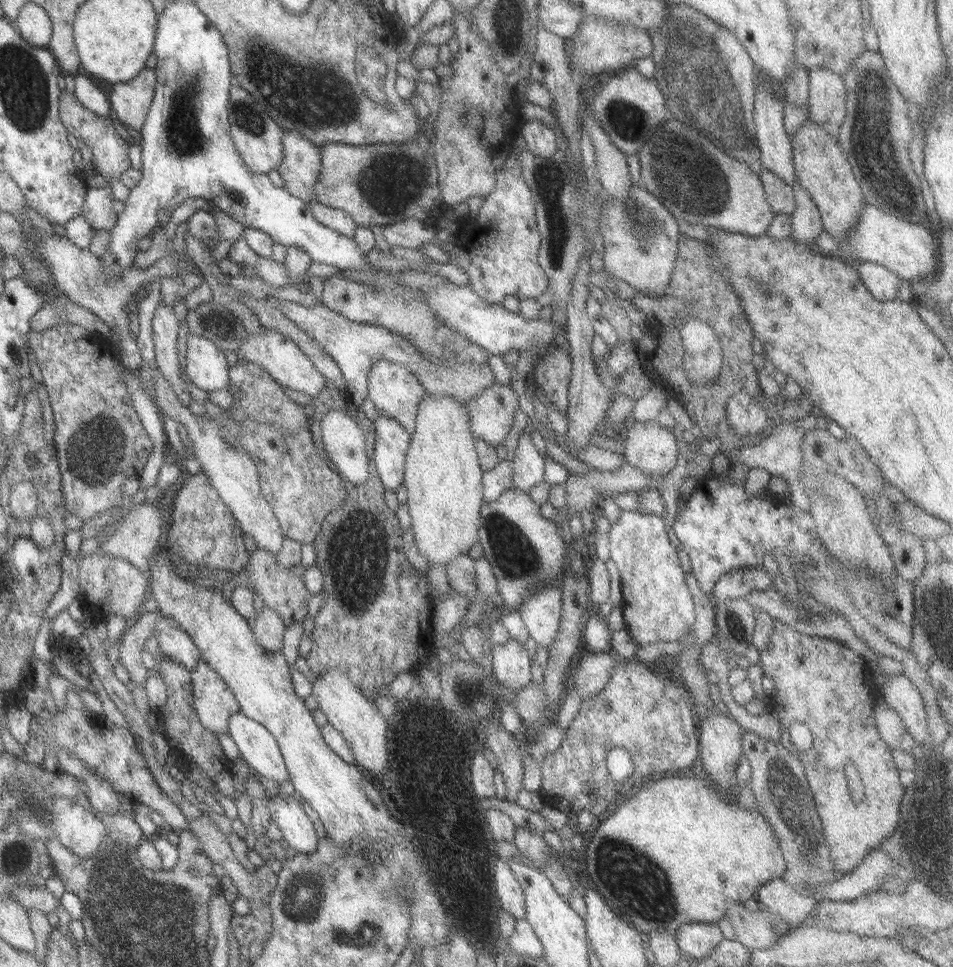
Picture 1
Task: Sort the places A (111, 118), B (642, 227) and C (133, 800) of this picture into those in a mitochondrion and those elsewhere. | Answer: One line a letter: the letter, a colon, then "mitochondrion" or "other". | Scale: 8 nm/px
A: other
B: mitochondrion
C: other

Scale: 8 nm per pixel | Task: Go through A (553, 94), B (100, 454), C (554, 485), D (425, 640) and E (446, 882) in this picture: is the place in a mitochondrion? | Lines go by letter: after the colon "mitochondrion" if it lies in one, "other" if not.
A: other
B: mitochondrion
C: other
D: other
E: other

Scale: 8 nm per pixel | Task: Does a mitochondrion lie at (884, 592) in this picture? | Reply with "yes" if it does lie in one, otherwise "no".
no

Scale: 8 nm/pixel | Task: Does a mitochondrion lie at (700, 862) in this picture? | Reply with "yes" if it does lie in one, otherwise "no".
no

